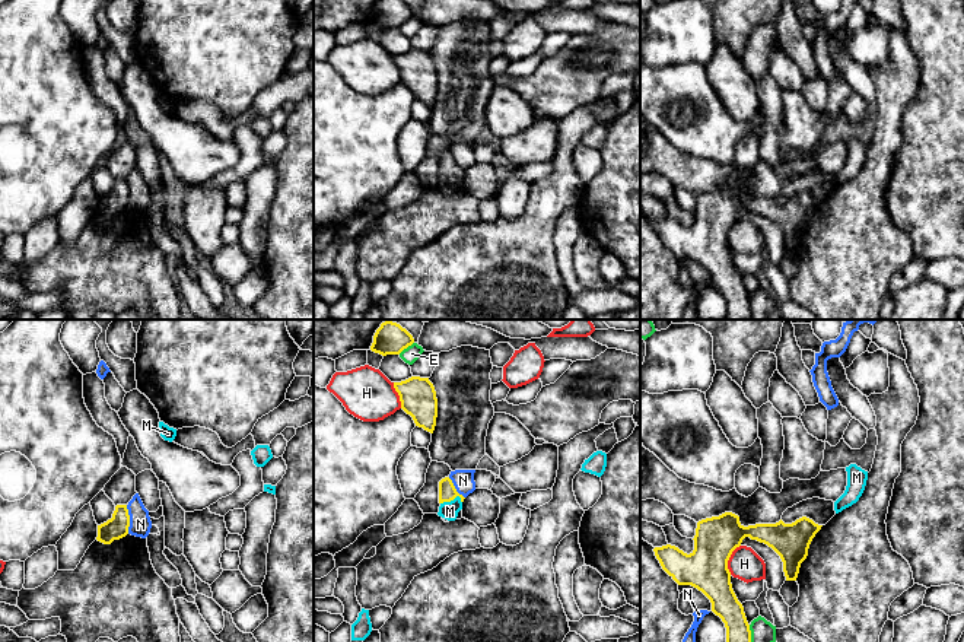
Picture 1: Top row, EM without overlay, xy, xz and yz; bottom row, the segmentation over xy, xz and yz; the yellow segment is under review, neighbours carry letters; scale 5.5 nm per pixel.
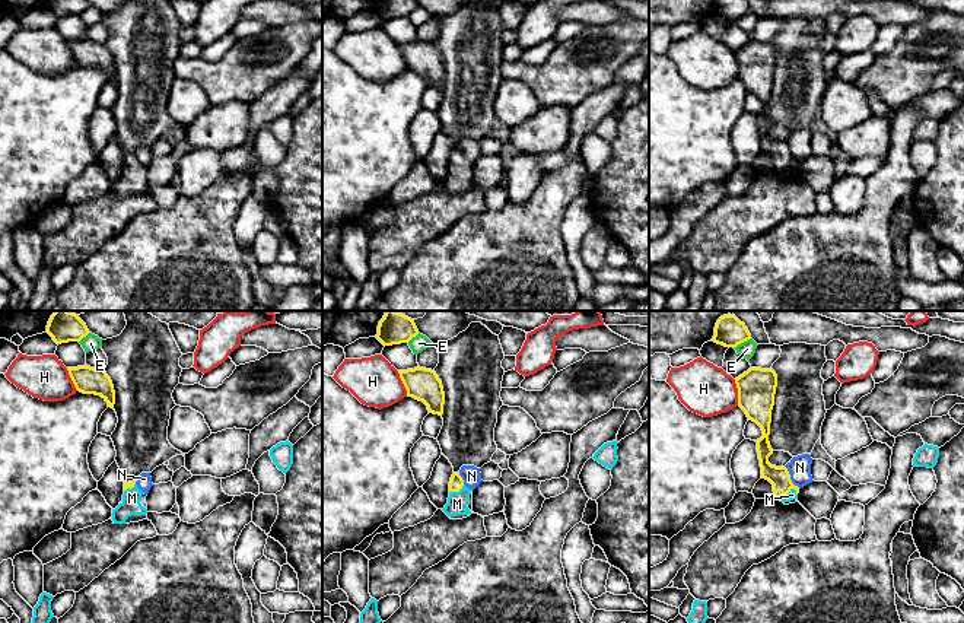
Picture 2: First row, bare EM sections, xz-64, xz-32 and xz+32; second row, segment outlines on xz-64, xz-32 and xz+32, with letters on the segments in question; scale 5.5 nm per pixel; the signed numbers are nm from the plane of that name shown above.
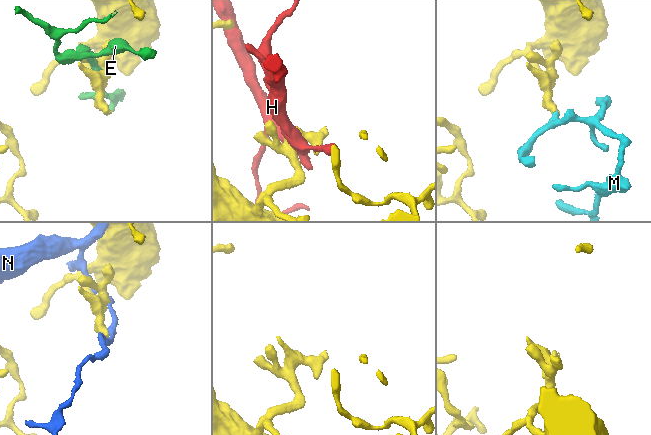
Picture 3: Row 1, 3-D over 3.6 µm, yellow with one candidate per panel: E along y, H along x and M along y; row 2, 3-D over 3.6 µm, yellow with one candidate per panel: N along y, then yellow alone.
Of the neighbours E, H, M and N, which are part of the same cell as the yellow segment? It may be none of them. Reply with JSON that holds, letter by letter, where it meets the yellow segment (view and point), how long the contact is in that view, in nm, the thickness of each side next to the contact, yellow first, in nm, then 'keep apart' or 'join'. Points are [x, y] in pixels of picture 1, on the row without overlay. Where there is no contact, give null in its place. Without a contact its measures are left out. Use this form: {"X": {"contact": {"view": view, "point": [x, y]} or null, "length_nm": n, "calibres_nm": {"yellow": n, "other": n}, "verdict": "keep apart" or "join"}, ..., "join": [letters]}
{"E": {"contact": {"view": "xz", "point": [406, 21]}, "length_nm": 110, "calibres_nm": {"yellow": 160, "other": 90}, "verdict": "keep apart"}, "H": {"contact": {"view": "yz", "point": [728, 232]}, "length_nm": 180, "calibres_nm": {"yellow": 240, "other": 180}, "verdict": "keep apart"}, "M": {"contact": {"view": "xz", "point": [451, 172]}, "length_nm": 120, "calibres_nm": {"yellow": 100, "other": 100}, "verdict": "keep apart"}, "N": {"contact": {"view": "xy", "point": [129, 193]}, "length_nm": 160, "calibres_nm": {"yellow": 120, "other": 120}, "verdict": "keep apart"}, "join": []}

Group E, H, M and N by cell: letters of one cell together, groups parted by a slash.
E / H / M / N

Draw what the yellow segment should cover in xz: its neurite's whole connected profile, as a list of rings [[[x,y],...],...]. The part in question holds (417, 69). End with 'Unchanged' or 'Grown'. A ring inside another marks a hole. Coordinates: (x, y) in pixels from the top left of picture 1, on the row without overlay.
[[[411,50],[401,55],[394,55],[400,69],[401,82],[410,88],[416,99],[433,107],[438,90],[438,71],[429,51]]]. Unchanged

